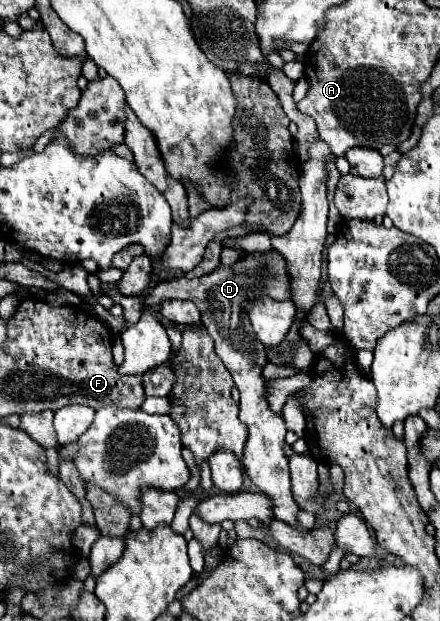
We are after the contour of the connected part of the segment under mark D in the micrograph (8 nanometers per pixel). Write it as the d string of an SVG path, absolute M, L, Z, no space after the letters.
M276 251L250 253L246 259L238 261L234 267L218 267L214 273L198 277L198 279L180 277L176 281L158 283L154 289L144 293L144 305L154 305L166 299L188 299L196 303L196 307L202 313L202 325L214 339L216 355L226 365L226 369L230 371L240 391L240 403L238 403L240 415L238 417L248 427L248 439L242 451L242 467L252 479L252 483L274 499L276 519L304 531L304 527L296 521L296 513L300 509L292 497L288 459L282 449L286 425L284 425L282 415L274 413L266 401L266 381L262 377L262 369L268 363L266 347L260 345L260 341L256 341L252 333L252 325L248 321L250 303L264 293L274 299L292 299L286 261Z

